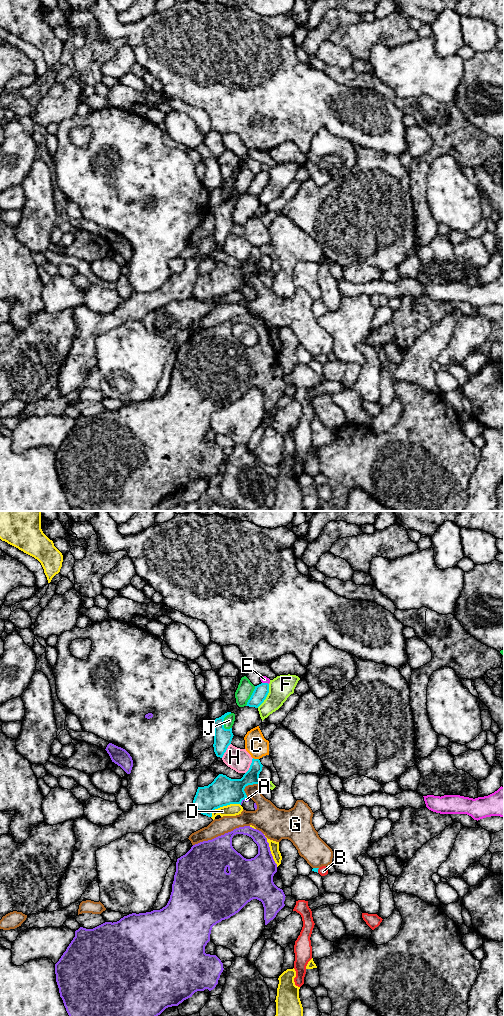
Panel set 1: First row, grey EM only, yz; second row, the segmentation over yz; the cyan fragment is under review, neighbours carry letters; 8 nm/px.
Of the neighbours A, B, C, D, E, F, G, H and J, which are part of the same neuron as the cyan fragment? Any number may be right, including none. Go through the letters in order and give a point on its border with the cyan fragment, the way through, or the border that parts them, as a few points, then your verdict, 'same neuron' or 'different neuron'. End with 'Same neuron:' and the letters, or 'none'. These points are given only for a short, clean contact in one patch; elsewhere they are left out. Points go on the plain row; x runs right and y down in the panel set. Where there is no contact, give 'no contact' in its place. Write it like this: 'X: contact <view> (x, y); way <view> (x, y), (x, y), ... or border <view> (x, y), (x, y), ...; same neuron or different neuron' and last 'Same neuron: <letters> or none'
A: contact yz (243, 287); same neuron
B: contact yz (317, 358); way yz (314, 357), (317, 358), (323, 359); same neuron
C: contact yz (256, 247); different neuron
D: contact yz (223, 293); different neuron
E: contact yz (265, 171); different neuron
F: contact yz (266, 184); different neuron
G: contact yz (246, 273); different neuron
H: contact yz (250, 254); different neuron
J: contact yz (223, 208); same neuron
Same neuron: A, B, J

